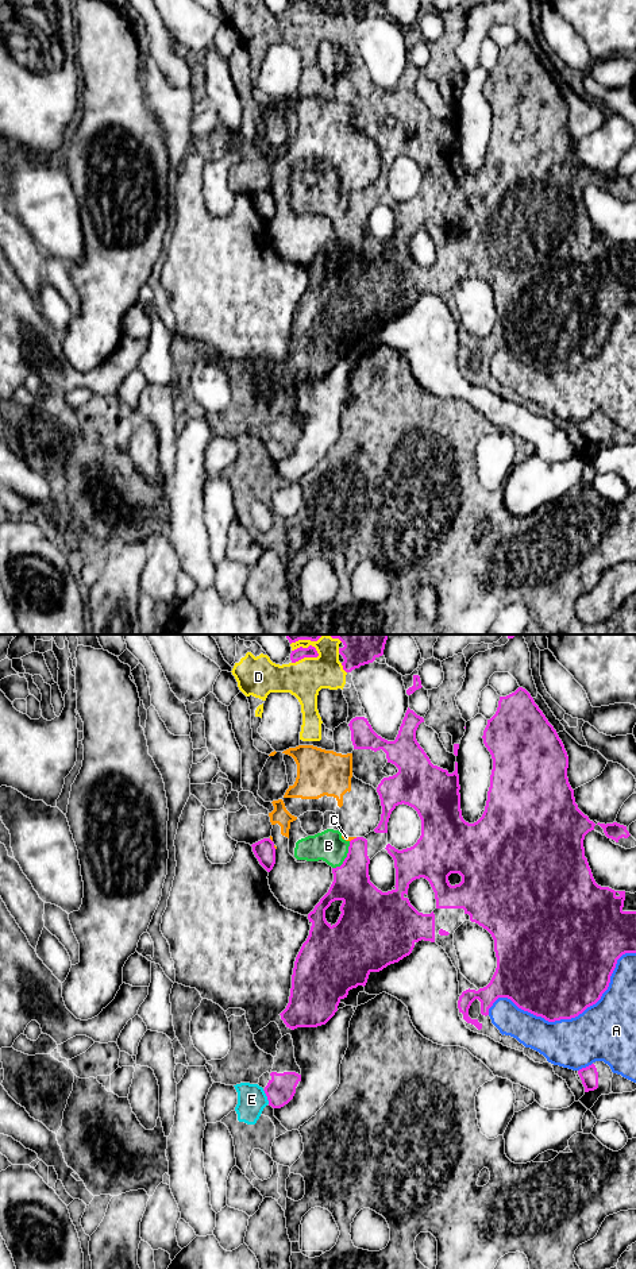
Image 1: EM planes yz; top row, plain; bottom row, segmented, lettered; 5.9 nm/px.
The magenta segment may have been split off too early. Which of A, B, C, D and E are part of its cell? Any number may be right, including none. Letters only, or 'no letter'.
B, D

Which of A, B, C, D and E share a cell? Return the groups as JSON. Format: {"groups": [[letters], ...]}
{"groups": [["A", "C", "E"], ["B", "D"]]}

